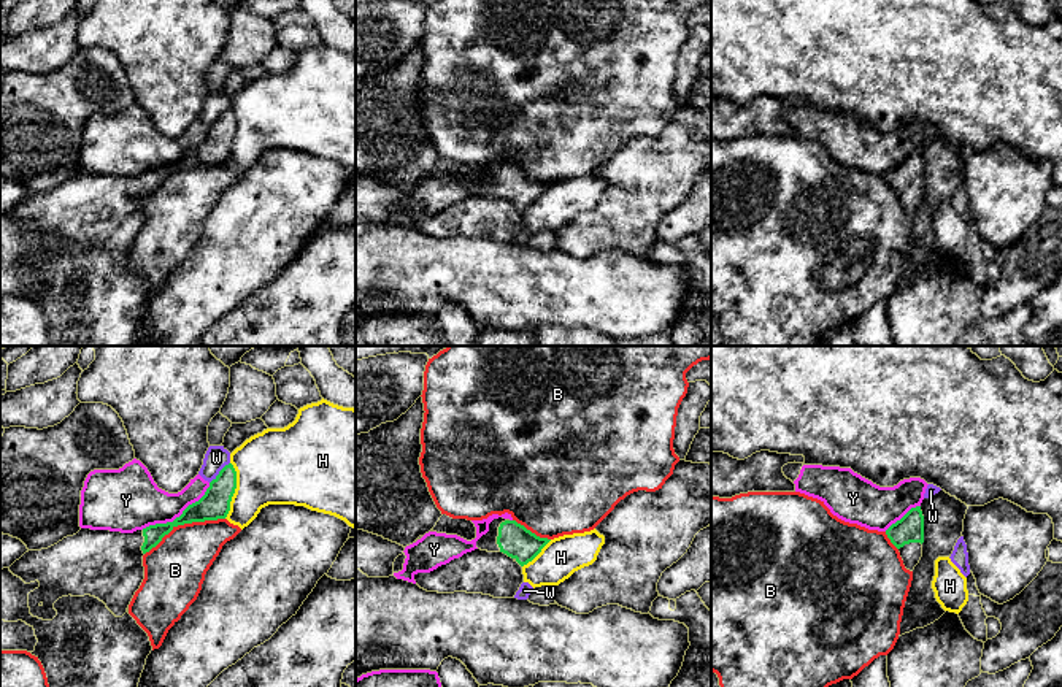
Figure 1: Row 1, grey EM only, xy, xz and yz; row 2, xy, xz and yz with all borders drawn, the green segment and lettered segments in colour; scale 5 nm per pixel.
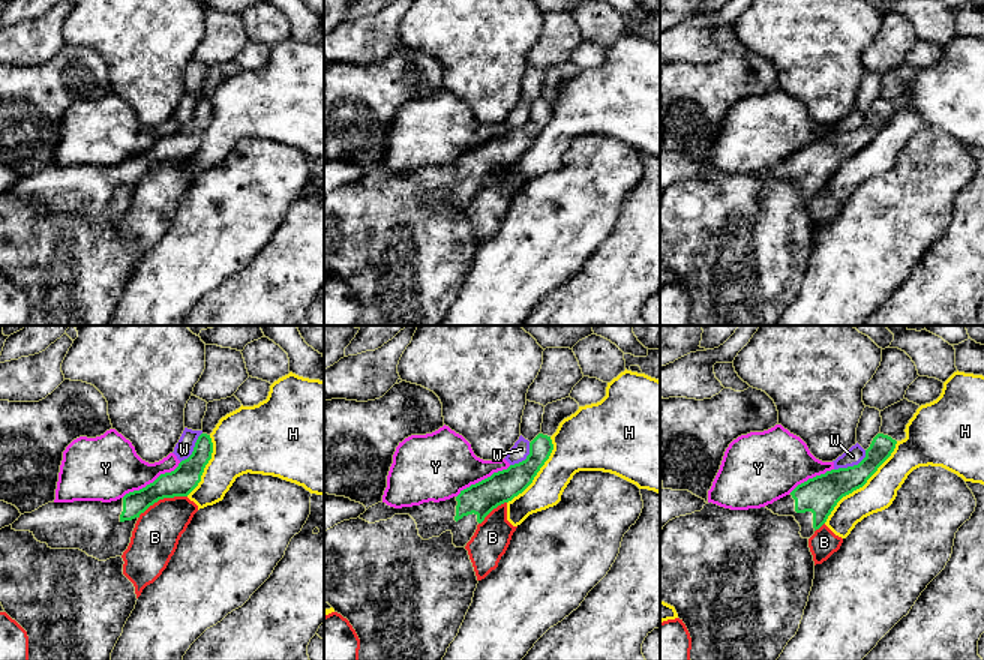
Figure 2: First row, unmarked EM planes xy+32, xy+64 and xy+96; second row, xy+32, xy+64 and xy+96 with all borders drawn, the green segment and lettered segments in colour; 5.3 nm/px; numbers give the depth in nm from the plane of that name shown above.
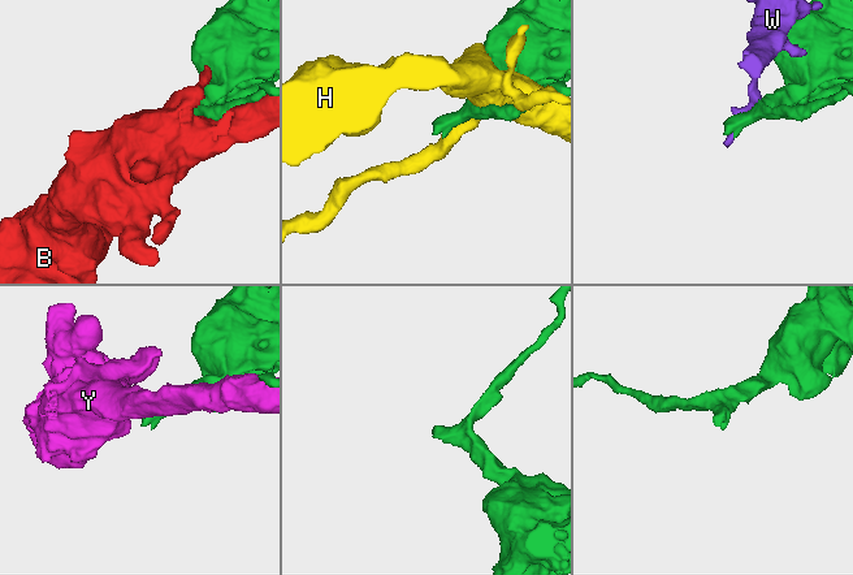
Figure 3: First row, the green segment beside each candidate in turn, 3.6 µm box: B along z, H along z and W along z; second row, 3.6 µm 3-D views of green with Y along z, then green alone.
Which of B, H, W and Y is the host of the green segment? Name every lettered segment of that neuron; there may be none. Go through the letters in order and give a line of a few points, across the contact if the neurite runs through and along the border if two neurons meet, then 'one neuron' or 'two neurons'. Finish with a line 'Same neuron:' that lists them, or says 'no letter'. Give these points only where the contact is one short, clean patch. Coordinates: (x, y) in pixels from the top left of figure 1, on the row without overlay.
B: two neurons
H: two neurons
W: two neurons
Y: two neurons
Same neuron: no letter

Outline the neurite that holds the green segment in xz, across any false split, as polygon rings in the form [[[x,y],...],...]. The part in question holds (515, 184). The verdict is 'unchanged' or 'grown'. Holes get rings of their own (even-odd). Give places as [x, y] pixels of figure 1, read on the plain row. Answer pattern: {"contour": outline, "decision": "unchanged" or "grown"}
{"contour": [[[498,162],[489,168],[489,176],[476,186],[476,192],[487,197],[503,197],[524,211],[549,186],[548,182],[537,181],[516,165]]], "decision": "grown"}

